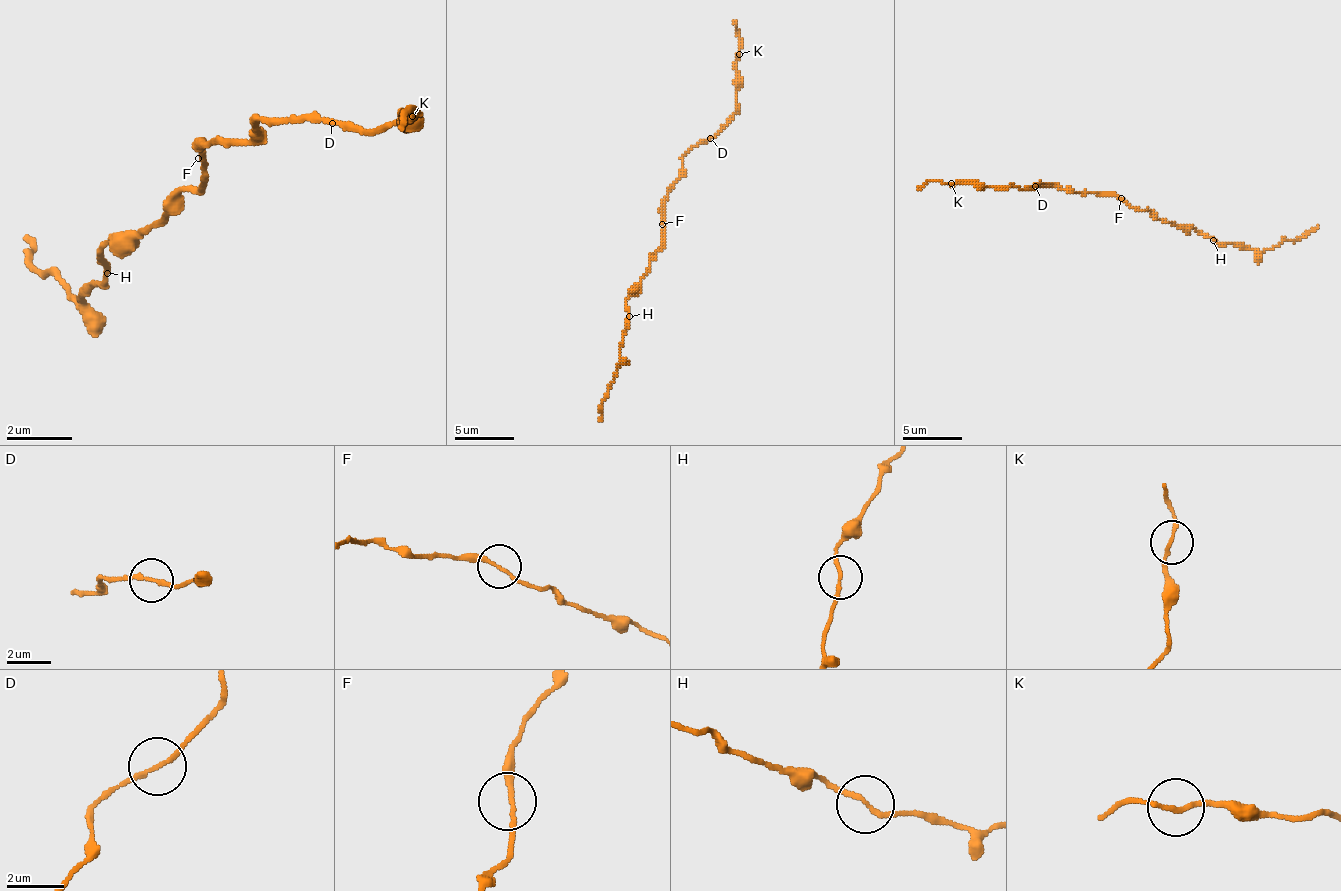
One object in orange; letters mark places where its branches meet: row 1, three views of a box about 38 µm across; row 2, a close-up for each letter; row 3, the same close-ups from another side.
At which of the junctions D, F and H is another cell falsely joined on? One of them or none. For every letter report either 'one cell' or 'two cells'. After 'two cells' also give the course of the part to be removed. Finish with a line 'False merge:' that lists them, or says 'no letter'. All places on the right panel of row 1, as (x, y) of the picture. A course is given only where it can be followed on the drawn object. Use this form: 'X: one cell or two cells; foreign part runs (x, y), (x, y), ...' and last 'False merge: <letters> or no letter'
D: one cell
F: one cell
H: one cell
False merge: no letter

